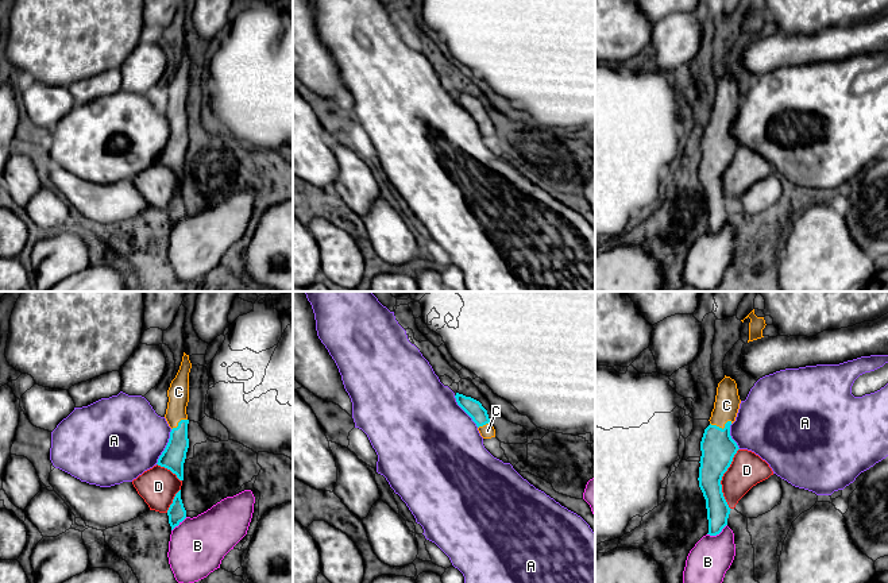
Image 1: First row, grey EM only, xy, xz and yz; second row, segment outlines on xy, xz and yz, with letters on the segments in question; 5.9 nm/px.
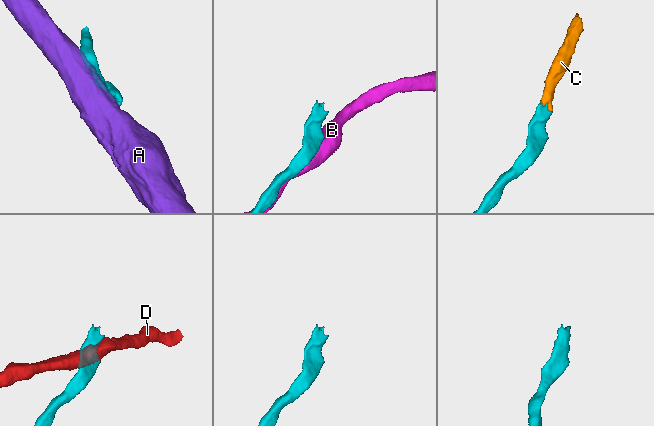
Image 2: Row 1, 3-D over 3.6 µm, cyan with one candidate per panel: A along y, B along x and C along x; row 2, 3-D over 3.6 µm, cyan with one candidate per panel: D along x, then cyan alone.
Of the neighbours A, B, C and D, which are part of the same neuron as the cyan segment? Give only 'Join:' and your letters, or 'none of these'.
Join: C

